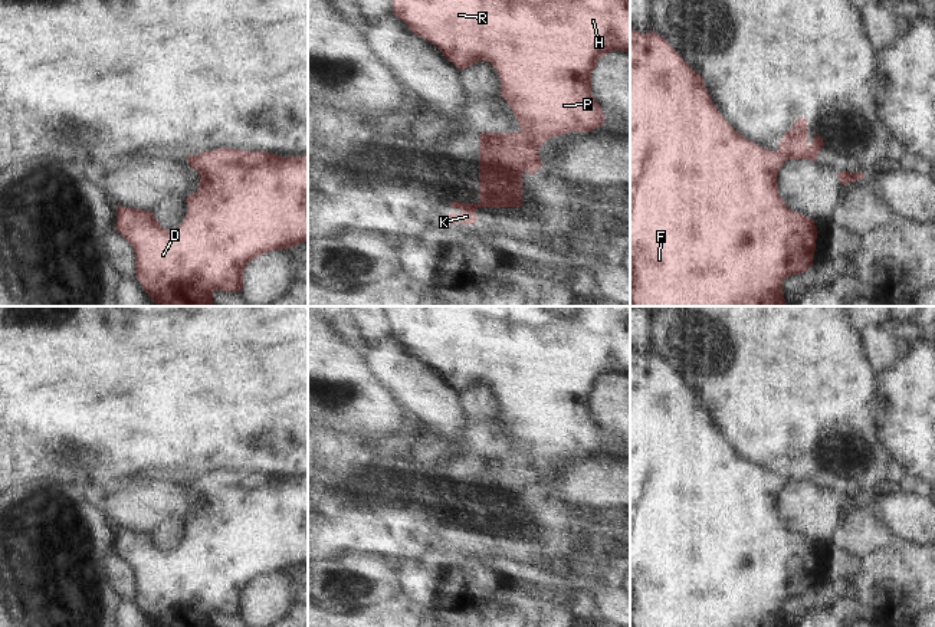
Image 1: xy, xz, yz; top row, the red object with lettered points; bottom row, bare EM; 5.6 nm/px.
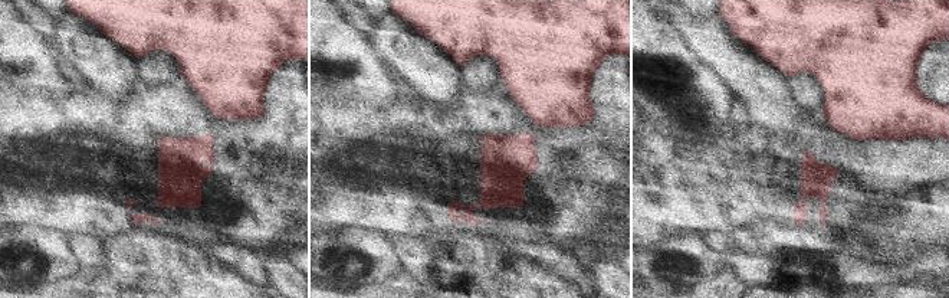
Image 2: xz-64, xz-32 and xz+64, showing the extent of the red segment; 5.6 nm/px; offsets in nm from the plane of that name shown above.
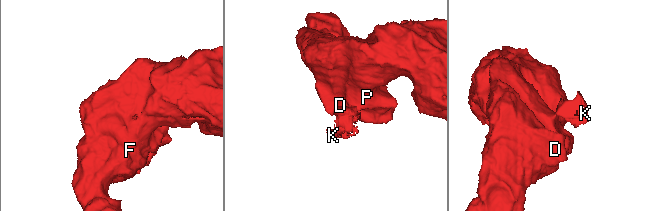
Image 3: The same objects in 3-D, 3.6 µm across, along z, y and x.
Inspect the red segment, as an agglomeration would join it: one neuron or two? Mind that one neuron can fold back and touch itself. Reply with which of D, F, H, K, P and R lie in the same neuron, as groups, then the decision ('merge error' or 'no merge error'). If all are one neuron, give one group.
D F H P R / K; merge error

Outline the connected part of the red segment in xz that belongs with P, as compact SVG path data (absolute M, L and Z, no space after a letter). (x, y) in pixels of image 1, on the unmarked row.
M386 306L386 309L393 324L393 337L406 344L414 357L437 368L456 390L462 393L482 383L493 387L501 403L502 420L516 439L518 447L532 460L547 463L568 454L591 454L603 447L604 436L591 416L591 395L603 377L613 372L630 375L630 306L578 306L570 319L552 314L545 306Z

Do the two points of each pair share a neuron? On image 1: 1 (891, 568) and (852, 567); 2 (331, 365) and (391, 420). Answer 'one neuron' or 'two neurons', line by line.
1: two neurons
2: one neuron

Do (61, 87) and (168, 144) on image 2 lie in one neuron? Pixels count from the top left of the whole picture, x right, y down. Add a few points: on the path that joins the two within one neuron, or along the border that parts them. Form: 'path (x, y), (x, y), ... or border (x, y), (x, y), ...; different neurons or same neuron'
border (72, 89), (56, 97), (43, 97), (36, 91); different neurons

